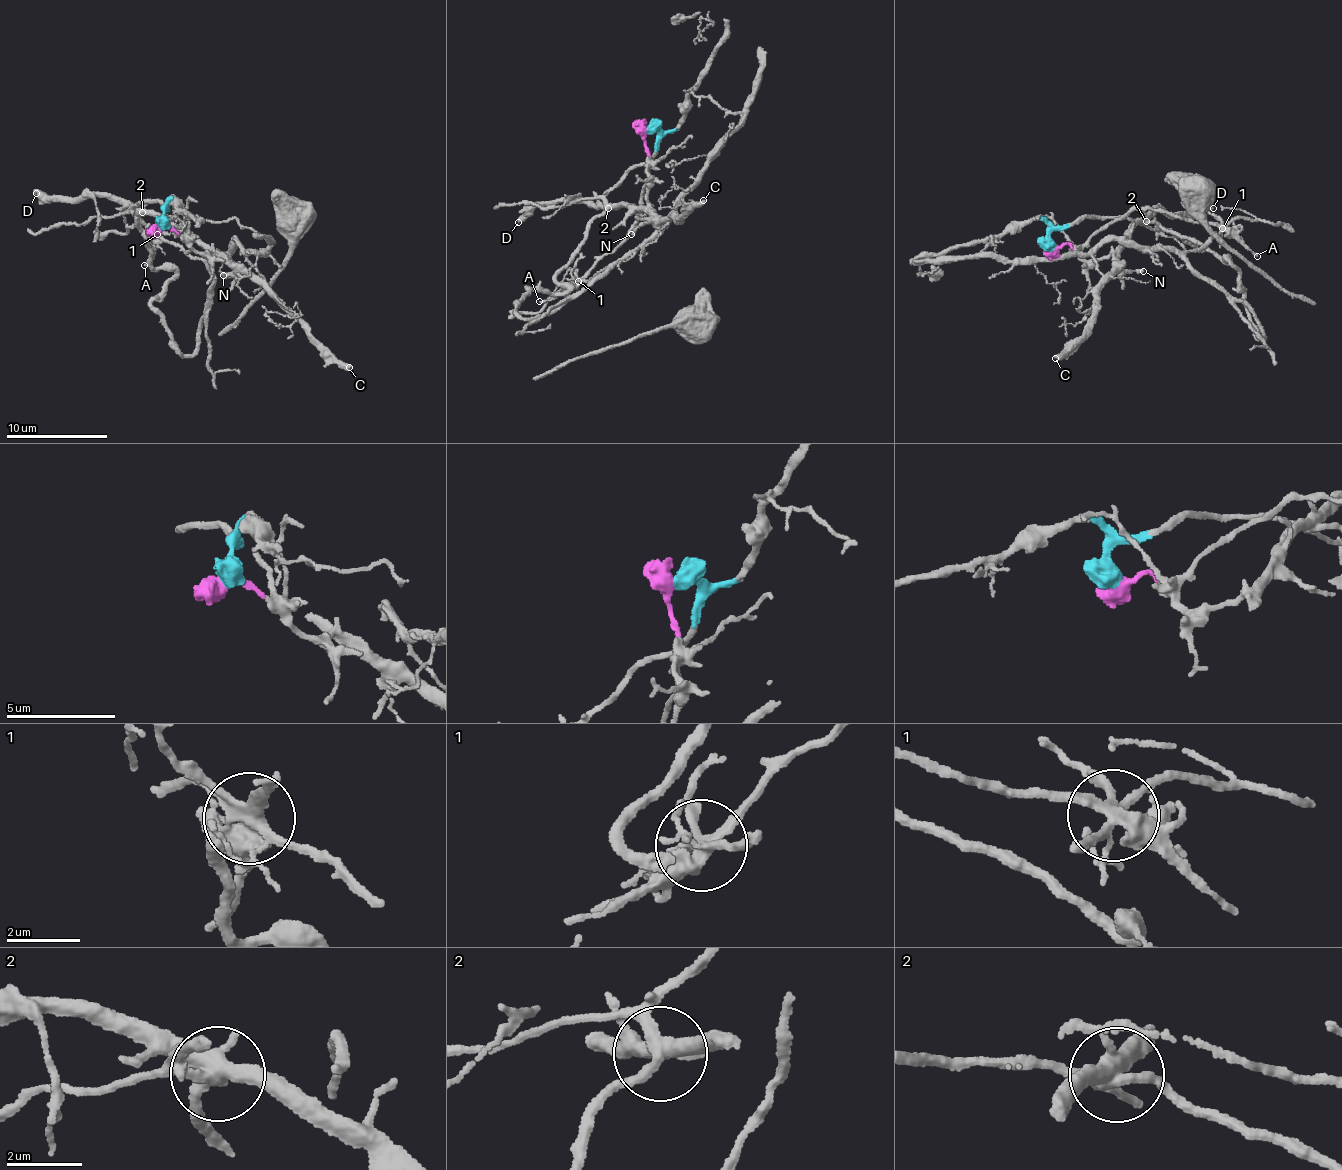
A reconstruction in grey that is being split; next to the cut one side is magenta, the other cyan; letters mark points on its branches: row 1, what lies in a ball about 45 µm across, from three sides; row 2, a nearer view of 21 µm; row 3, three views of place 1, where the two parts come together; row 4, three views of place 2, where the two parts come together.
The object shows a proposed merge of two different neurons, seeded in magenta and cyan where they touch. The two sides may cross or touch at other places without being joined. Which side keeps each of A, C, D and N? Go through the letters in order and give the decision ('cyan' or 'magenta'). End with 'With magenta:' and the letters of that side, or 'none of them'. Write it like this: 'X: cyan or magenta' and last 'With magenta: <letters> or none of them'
A: magenta
C: magenta
D: magenta
N: magenta
With magenta: A, C, D, N

